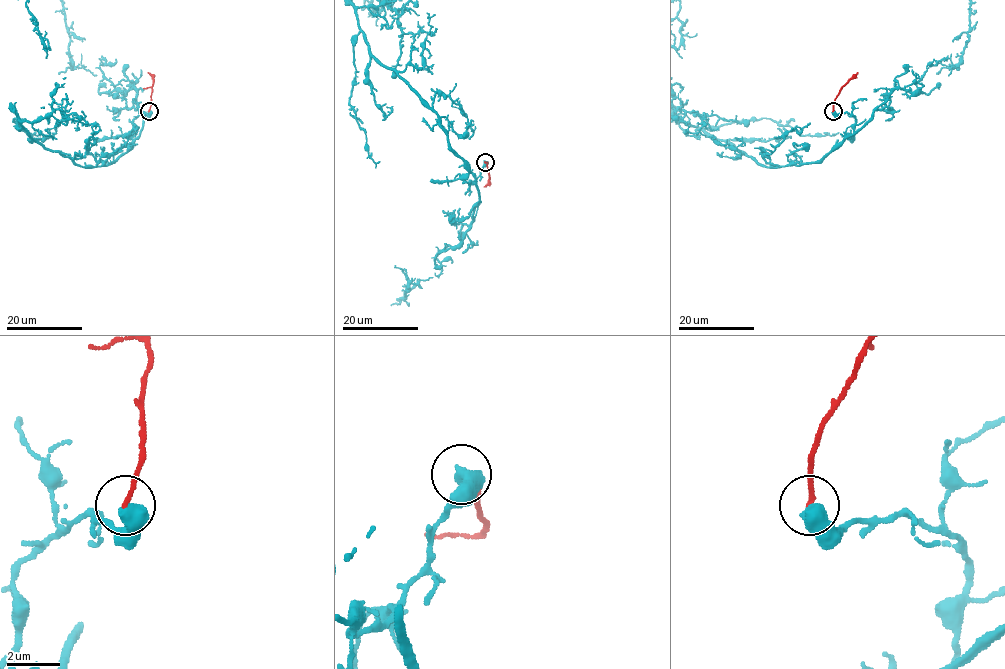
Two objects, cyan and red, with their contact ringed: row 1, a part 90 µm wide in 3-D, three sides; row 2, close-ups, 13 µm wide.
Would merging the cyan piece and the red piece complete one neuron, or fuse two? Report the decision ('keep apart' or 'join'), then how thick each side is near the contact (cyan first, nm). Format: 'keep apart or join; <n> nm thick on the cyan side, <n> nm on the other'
keep apart; 600 nm thick on the cyan side, 170 nm on the other

